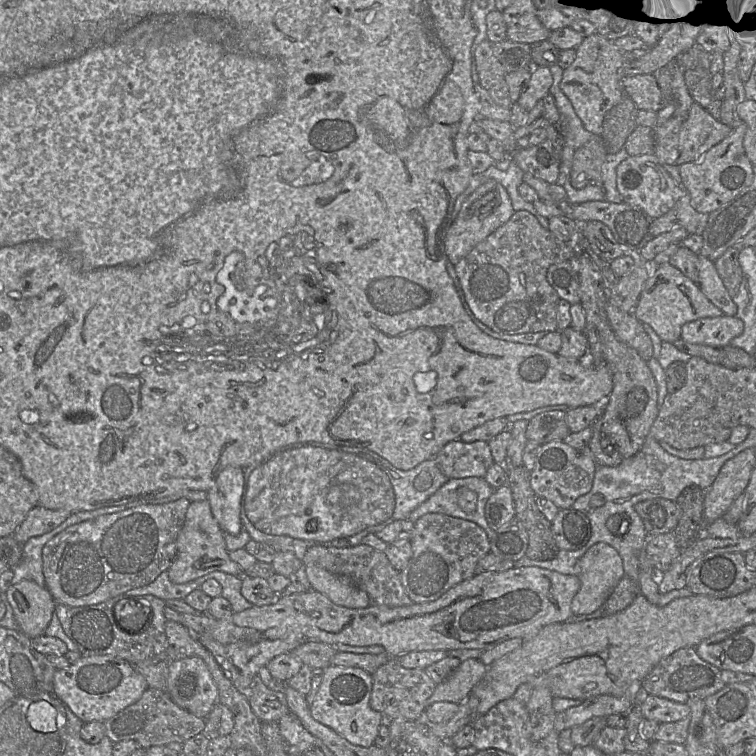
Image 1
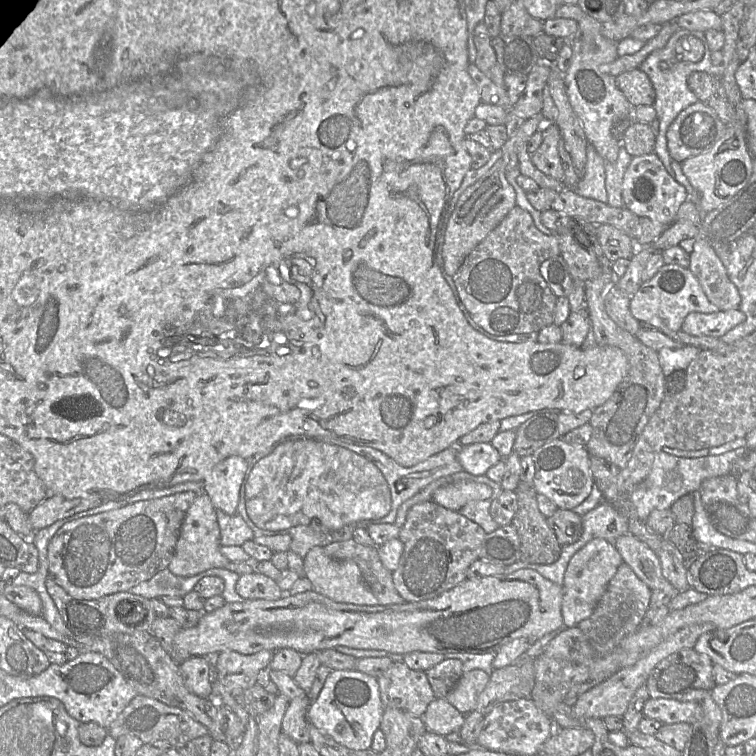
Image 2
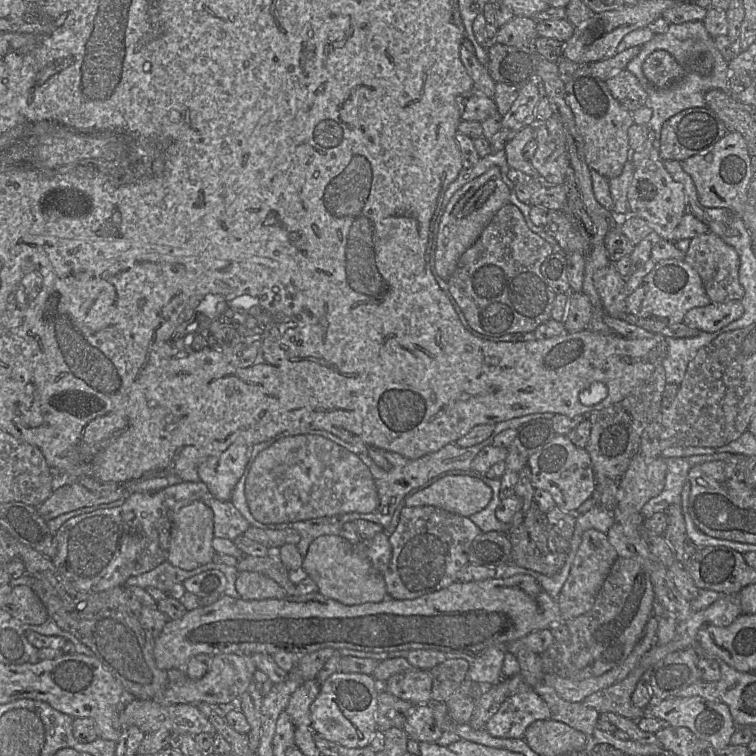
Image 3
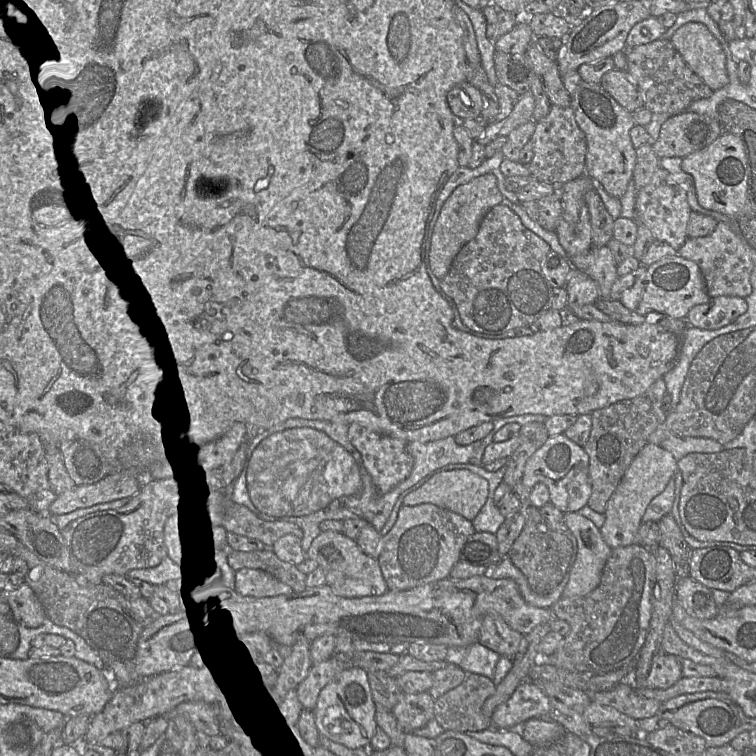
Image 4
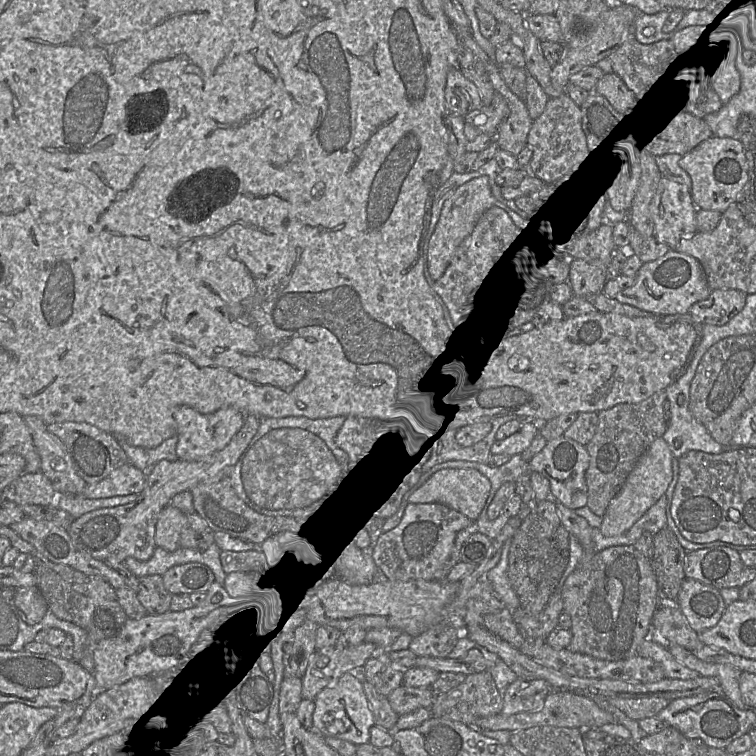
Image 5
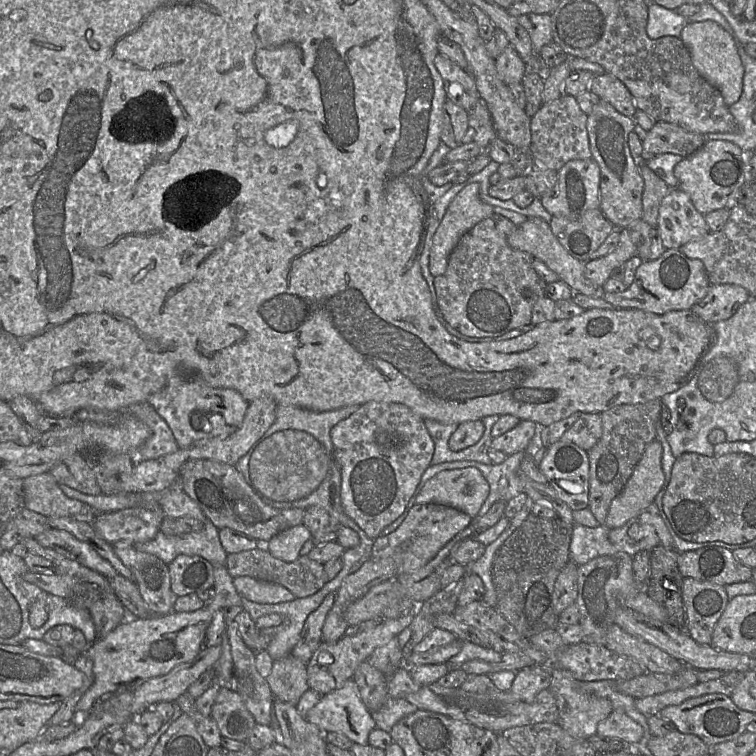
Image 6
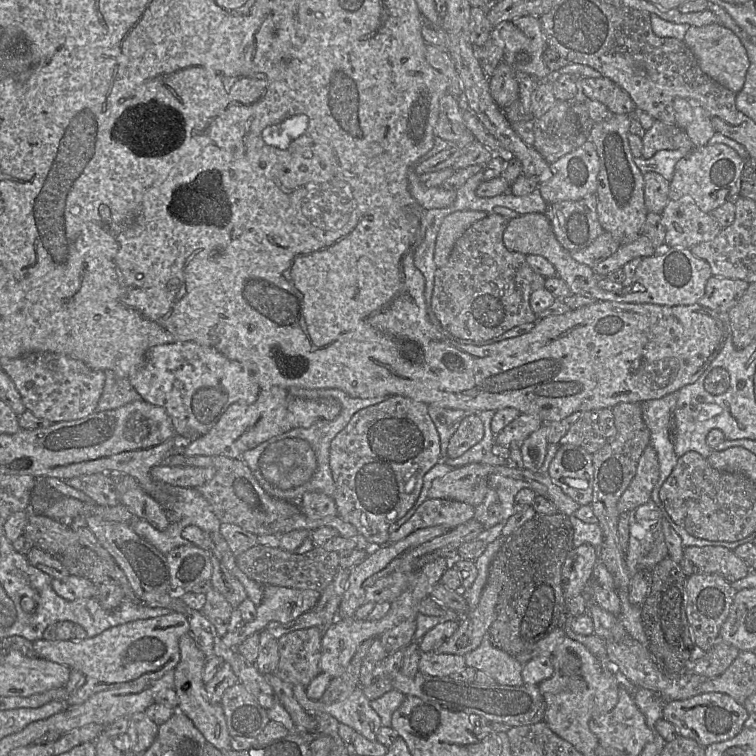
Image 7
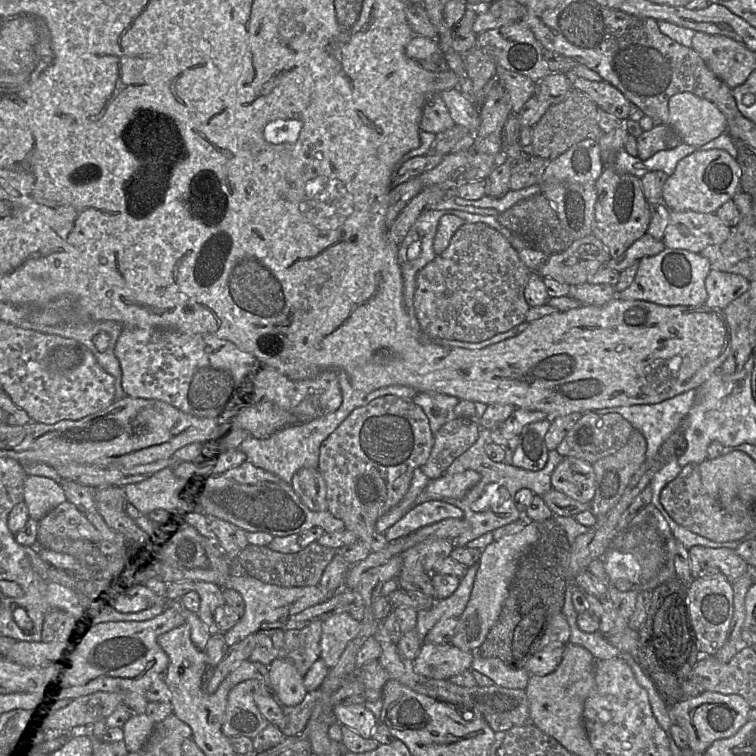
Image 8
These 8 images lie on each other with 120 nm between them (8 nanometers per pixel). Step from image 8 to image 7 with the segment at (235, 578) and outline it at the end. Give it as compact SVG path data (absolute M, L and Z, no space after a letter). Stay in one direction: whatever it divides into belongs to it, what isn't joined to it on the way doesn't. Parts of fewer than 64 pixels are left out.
M264 585L255 618L234 632L227 632L221 637L221 642L228 648L237 648L247 637L264 630L270 622L286 624L312 610L319 597L319 591Z

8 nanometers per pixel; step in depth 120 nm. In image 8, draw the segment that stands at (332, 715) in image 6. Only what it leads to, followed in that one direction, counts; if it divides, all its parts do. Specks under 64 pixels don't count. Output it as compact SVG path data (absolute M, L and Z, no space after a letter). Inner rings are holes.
M276 658L268 666L271 691L282 706L300 704L307 691L301 676L290 660ZM363 704L338 705L334 707L333 714L339 724L351 728L365 739L372 737L372 732L379 723Z

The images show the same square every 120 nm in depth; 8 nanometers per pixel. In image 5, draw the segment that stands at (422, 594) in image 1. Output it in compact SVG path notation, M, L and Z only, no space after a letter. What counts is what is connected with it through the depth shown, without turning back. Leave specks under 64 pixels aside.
M441 503L408 505L398 523L371 545L371 555L381 576L391 581L436 580L436 573L450 558L457 533L472 521Z

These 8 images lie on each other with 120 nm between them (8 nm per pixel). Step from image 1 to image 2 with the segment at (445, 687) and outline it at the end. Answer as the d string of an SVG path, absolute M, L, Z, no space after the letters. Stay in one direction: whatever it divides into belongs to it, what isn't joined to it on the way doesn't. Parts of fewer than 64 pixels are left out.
M474 669L462 675L445 699L460 713L467 715L475 711L478 696L486 688L489 675L481 669Z

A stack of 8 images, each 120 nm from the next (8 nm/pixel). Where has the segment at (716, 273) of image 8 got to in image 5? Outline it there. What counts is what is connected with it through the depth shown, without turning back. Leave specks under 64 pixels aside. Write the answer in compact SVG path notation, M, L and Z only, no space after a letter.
M711 290L707 299L691 305L689 314L701 324L722 326L744 308L746 297L739 290Z

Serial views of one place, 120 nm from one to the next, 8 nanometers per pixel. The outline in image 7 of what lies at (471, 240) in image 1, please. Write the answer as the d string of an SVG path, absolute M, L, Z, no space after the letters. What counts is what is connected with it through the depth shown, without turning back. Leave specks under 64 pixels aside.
M456 211L443 219L437 234L434 262L437 268L443 267L449 260L456 241L475 222L489 216L484 211Z

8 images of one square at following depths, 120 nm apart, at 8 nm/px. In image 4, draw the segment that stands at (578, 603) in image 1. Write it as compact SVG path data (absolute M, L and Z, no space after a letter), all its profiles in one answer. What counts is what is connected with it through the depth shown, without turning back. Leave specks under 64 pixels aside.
M569 512L564 514L564 521L577 541L577 554L562 597L583 597L599 585L612 548L605 543L600 530L588 518L577 512Z

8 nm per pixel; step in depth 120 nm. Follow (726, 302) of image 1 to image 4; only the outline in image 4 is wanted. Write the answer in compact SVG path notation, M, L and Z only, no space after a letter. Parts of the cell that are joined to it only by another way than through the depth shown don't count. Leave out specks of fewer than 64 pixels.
M719 221L710 235L687 238L678 250L678 255L699 266L706 291L711 298L716 296L745 298L752 292L750 276L753 271L753 262L747 250L747 244L743 236L737 235L728 223Z

